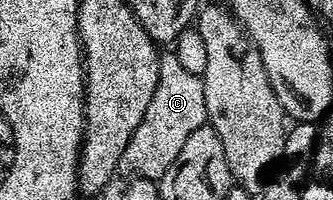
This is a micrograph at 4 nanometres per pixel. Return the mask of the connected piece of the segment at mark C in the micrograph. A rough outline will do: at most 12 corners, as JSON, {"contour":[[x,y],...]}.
{"contour":[[172,52],[119,171],[158,181],[206,123],[201,77]]}

